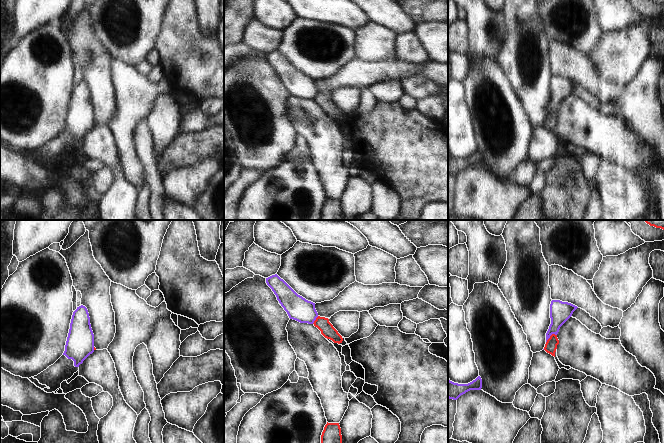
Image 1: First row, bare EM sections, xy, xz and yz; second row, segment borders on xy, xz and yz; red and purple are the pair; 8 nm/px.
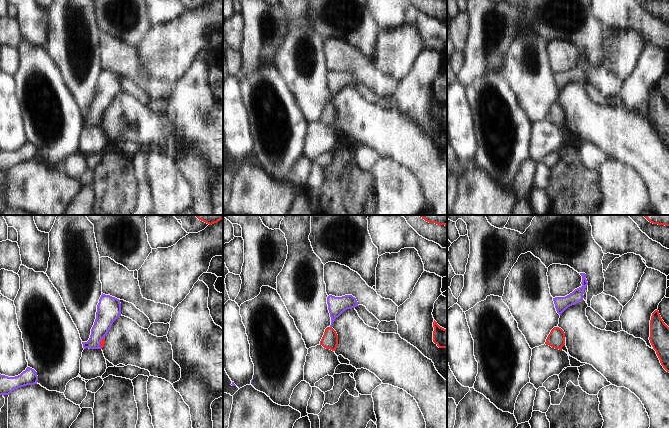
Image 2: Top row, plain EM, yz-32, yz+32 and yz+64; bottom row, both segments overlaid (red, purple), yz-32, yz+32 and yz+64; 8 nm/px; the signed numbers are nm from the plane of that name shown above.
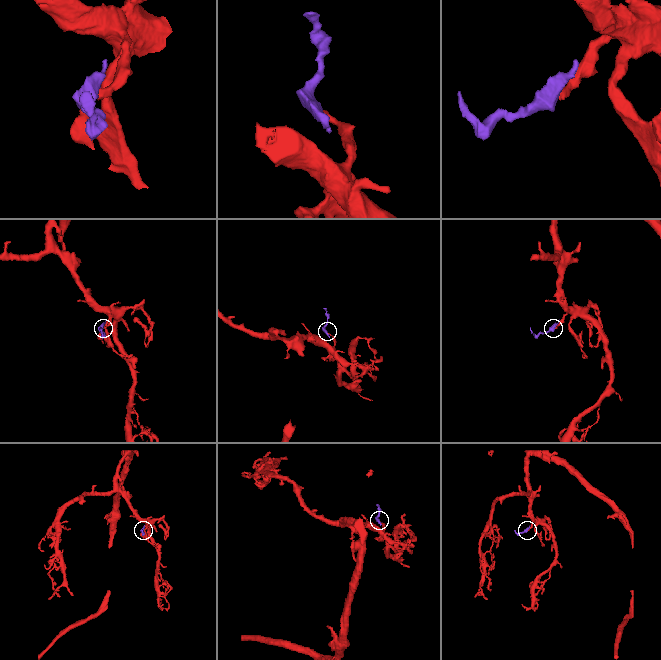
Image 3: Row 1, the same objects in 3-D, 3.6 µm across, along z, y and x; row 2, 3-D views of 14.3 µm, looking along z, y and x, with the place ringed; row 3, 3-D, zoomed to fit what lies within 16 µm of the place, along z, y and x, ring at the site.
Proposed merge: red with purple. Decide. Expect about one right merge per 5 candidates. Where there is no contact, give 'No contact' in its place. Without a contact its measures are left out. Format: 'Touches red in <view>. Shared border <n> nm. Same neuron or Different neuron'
Touches red in yz. Shared border 110 nm. Different neuron

